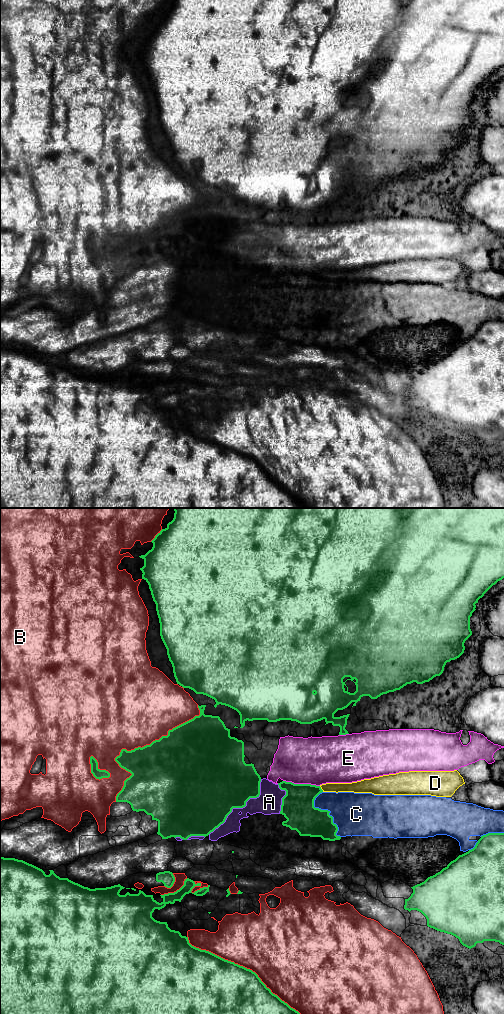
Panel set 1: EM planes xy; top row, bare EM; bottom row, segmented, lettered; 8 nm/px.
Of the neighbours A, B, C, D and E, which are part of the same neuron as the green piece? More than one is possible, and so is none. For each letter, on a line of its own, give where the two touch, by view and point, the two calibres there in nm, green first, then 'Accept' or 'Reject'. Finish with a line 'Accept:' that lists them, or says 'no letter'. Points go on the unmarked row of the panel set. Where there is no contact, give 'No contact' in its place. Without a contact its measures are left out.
A: Touches green at xy (240, 295). Thickness 460 nm (green) against 190 nm. Reject
B: Touches green at xy (138, 235). Thickness 440 nm (green) against 500 nm. Reject
C: Touches green at xy (327, 298). Thickness 260 nm (green) against 360 nm. Reject
D: Touches green at xy (321, 277). Thickness 260 nm (green) against 80 nm. Reject
E: Touches green at xy (301, 272). Thickness 260 nm (green) against 380 nm. Reject
Accept: no letter

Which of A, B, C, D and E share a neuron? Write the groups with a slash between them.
A C / B / D E

